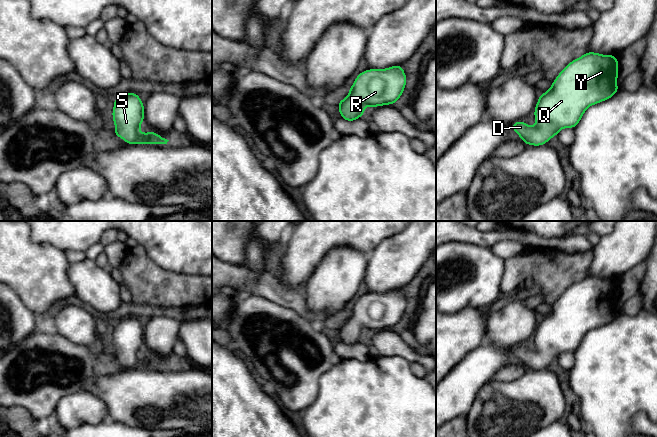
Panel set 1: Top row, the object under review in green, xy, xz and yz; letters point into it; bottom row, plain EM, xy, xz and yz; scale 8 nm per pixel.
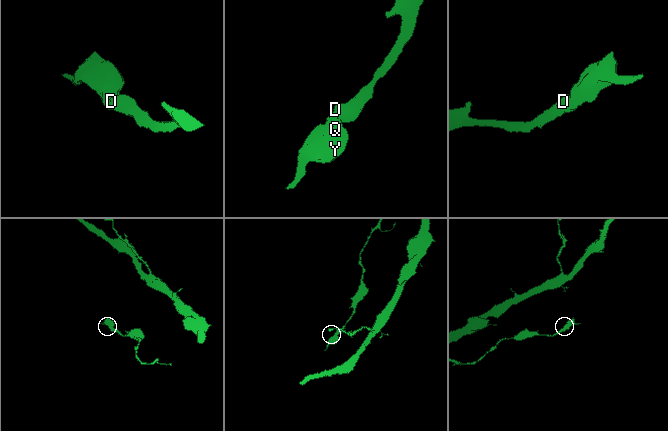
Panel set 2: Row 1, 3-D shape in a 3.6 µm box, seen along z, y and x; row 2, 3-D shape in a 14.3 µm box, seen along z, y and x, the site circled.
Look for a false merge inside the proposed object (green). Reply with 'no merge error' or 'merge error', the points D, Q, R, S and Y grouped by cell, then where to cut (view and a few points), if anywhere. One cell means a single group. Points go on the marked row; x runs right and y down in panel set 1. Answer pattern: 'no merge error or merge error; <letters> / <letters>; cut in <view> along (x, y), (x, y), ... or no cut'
no merge error; D Q R S Y; no cut

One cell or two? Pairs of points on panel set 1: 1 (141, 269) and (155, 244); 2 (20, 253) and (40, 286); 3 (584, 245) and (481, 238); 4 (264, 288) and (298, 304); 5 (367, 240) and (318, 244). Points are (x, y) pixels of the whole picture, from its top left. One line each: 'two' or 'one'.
1: two
2: one
3: one
4: one
5: one

